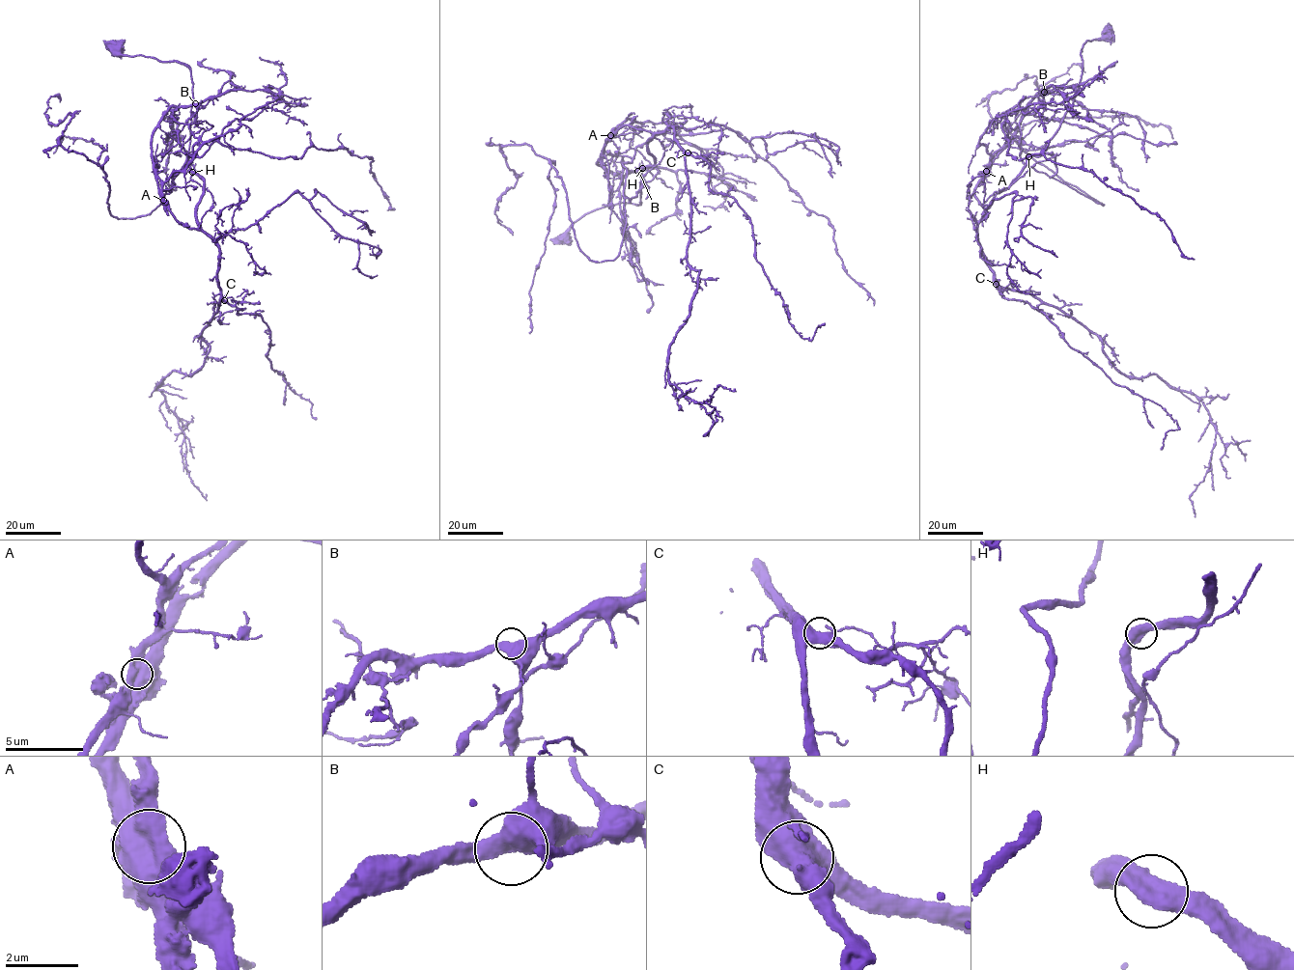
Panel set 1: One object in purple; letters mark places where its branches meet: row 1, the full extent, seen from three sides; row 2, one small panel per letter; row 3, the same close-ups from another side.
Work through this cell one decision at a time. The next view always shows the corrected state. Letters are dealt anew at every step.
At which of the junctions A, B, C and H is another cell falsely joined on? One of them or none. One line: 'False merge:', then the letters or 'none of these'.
False merge: A

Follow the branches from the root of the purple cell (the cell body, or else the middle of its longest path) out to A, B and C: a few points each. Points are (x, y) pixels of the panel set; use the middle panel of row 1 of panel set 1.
A: (564, 238), (590, 212), (641, 204), (640, 170), (655, 159), (648, 151), (652, 133), (625, 125), (610, 135)
B: (564, 238), (590, 212), (640, 206), (641, 180), (623, 195), (623, 156), (637, 171)
C: (564, 238), (590, 212), (640, 205), (640, 170), (655, 162), (647, 143), (657, 133), (672, 126), (688, 152)

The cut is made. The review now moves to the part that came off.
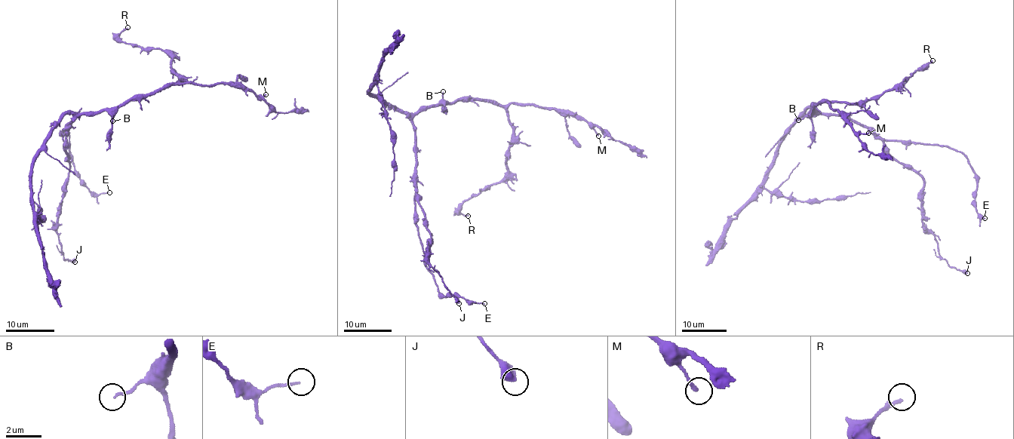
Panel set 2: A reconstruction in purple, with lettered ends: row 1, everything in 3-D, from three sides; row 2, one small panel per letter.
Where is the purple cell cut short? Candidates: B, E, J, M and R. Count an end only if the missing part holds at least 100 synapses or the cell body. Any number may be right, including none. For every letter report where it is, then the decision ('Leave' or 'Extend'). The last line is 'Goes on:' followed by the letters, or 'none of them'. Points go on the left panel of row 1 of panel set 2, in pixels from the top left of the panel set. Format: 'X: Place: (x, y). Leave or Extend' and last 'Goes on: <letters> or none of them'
B: Place: (112, 121). Leave
E: Place: (109, 192). Leave
J: Place: (75, 262). Leave
M: Place: (265, 94). Leave
R: Place: (127, 27). Leave
Goes on: none of them

